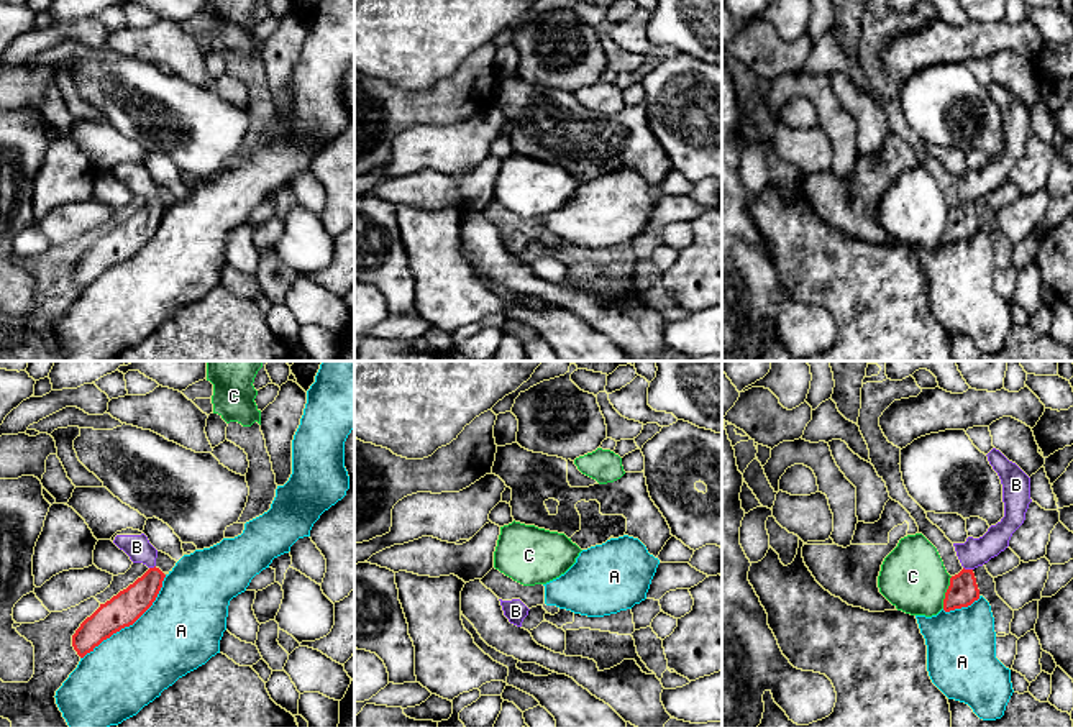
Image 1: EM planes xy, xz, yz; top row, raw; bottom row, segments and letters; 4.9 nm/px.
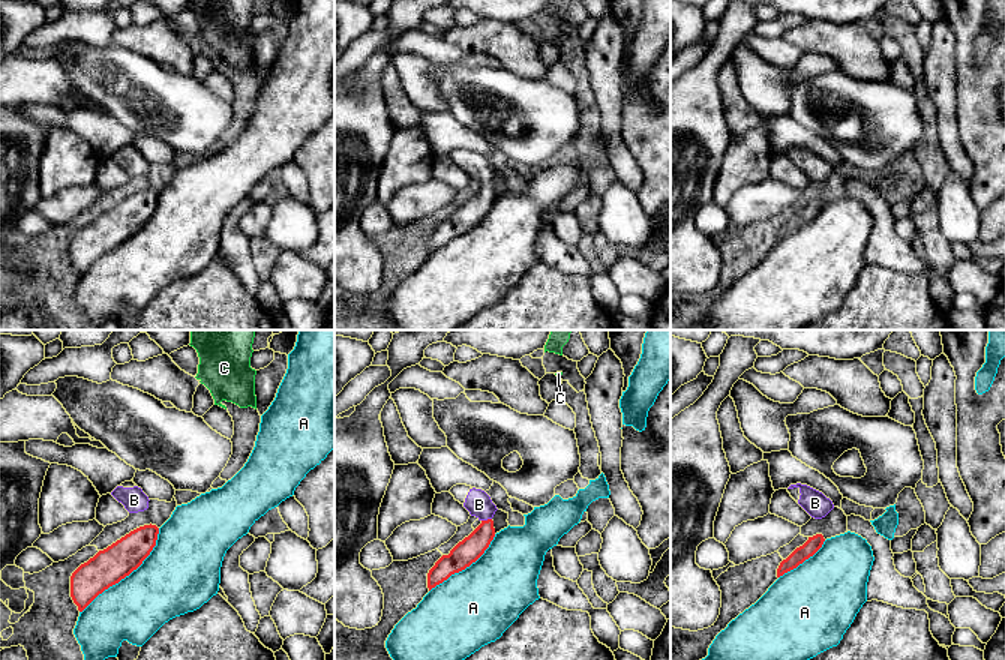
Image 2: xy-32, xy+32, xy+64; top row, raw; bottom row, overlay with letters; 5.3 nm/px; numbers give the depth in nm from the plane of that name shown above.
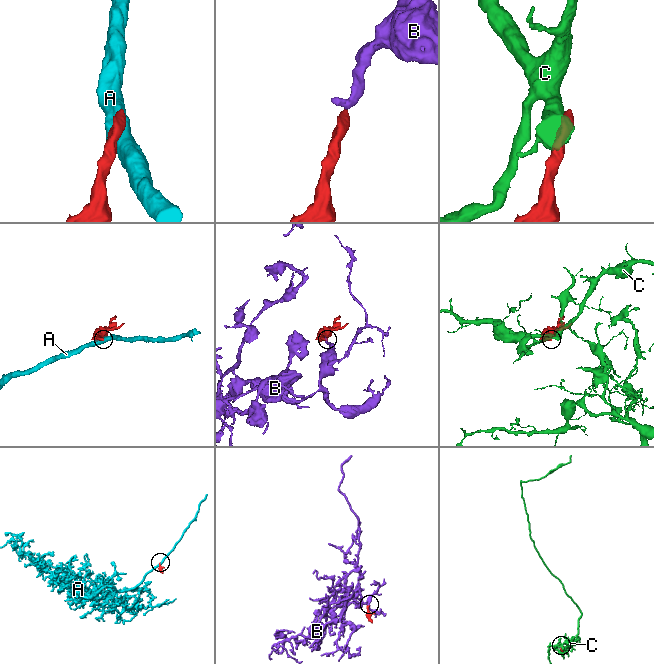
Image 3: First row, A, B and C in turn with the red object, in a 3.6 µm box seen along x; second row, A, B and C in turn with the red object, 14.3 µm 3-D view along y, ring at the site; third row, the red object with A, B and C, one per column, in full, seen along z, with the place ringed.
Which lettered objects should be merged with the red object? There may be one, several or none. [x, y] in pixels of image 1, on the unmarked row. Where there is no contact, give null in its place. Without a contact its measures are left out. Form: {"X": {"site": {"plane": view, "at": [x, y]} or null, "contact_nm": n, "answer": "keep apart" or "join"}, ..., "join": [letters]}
{"A": {"site": {"plane": "xy", "at": [130, 256]}, "contact_nm": 600, "answer": "keep apart"}, "B": {"site": {"plane": "yz", "at": [968, 202]}, "contact_nm": 50, "answer": "join"}, "C": {"site": {"plane": "yz", "at": [945, 225]}, "contact_nm": 170, "answer": "keep apart"}, "join": ["B"]}

